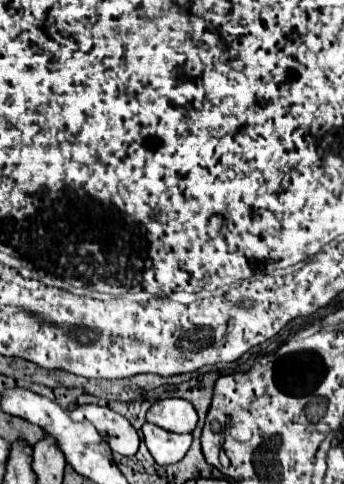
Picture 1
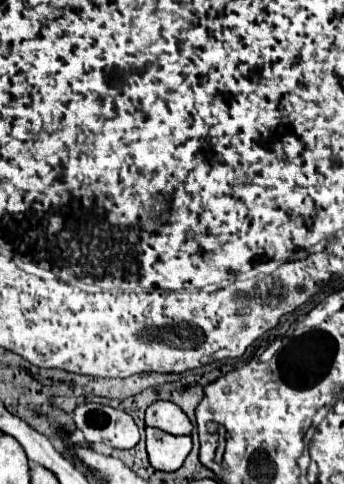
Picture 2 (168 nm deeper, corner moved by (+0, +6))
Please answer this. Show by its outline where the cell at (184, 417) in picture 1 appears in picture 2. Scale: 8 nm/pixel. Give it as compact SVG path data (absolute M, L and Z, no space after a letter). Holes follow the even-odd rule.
M154 401L146 409L146 425L172 435L190 435L194 425L174 401Z

